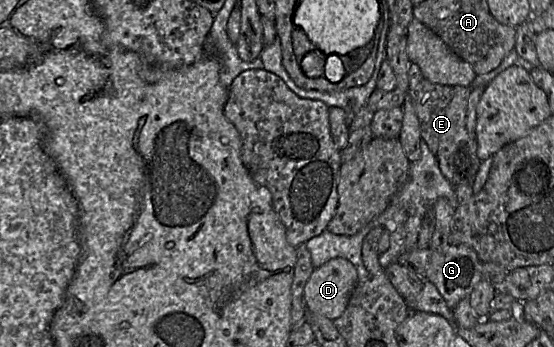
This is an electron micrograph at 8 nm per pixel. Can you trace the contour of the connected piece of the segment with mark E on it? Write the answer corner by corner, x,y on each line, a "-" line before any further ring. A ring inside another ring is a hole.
411,63
409,68
408,97
414,107
420,123
421,139
426,142
432,154
436,157
442,175
453,185
472,184
481,160
477,156
475,138
470,138
466,128
466,113
470,87
460,85
440,85
428,81
420,68

